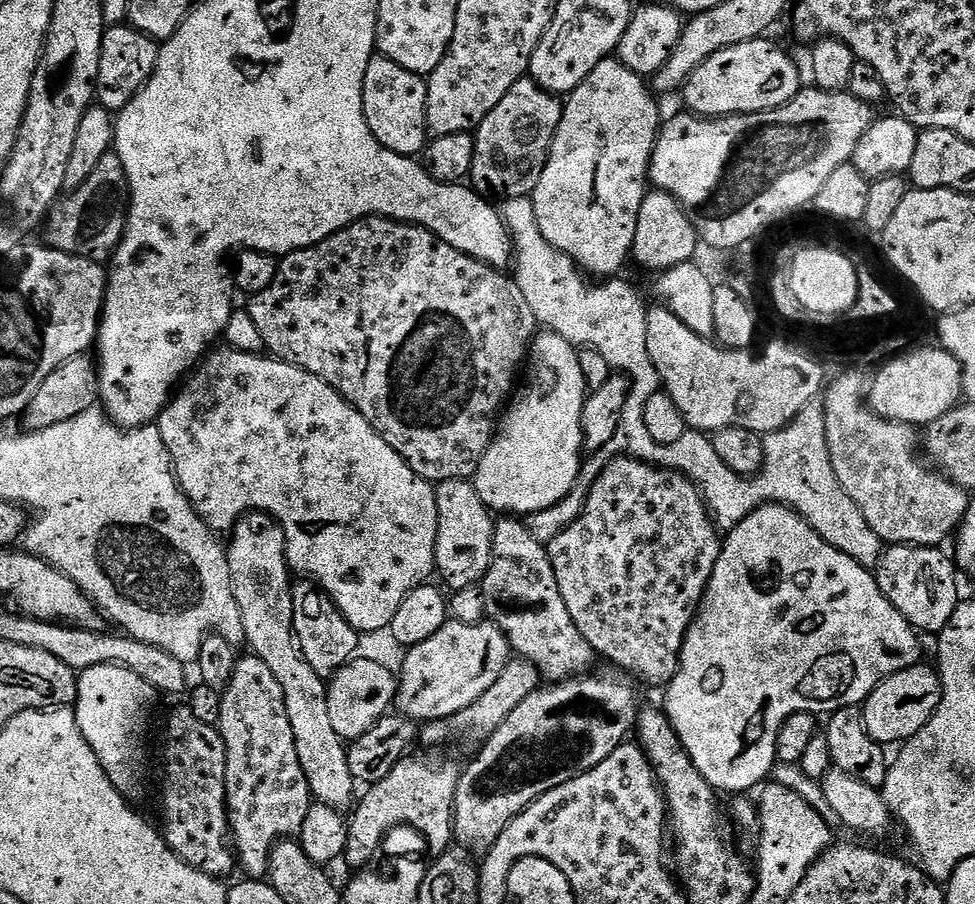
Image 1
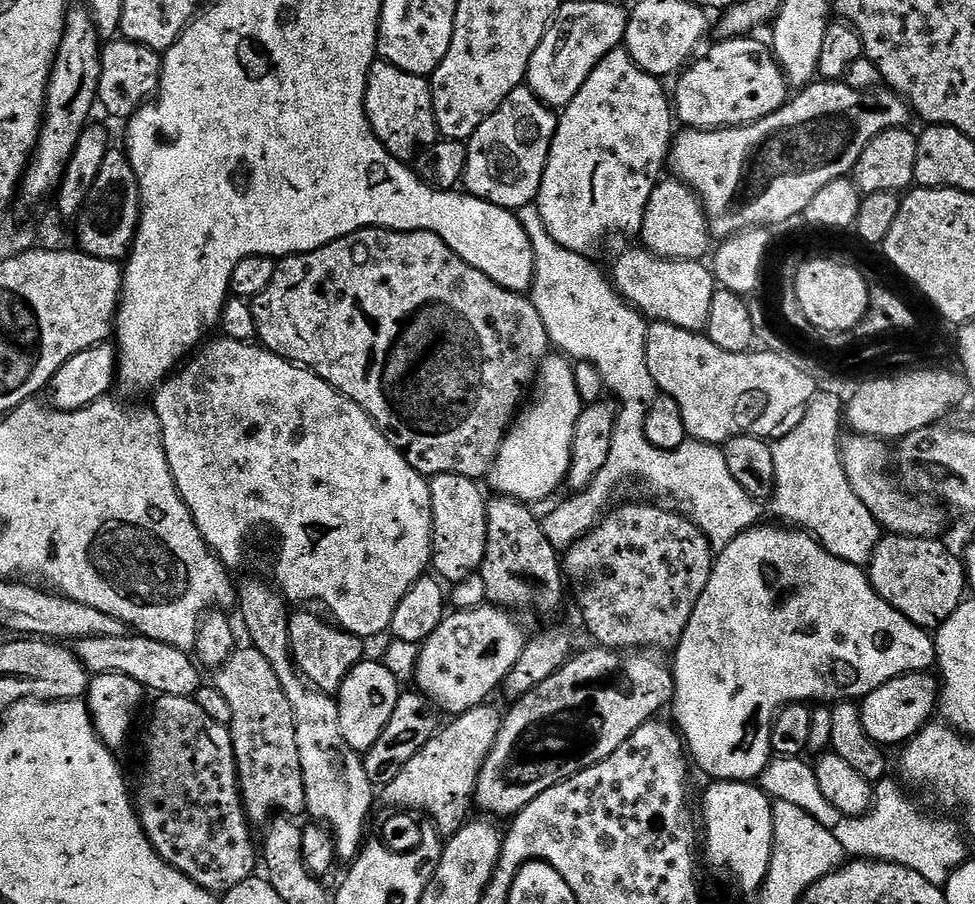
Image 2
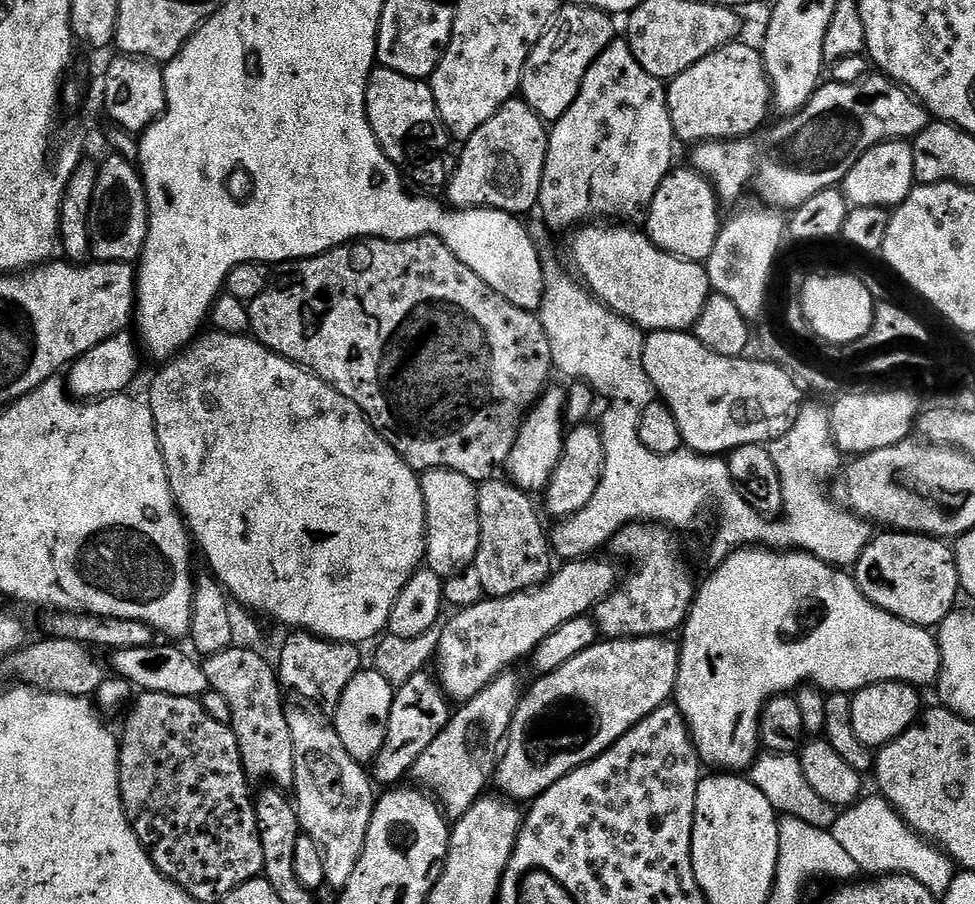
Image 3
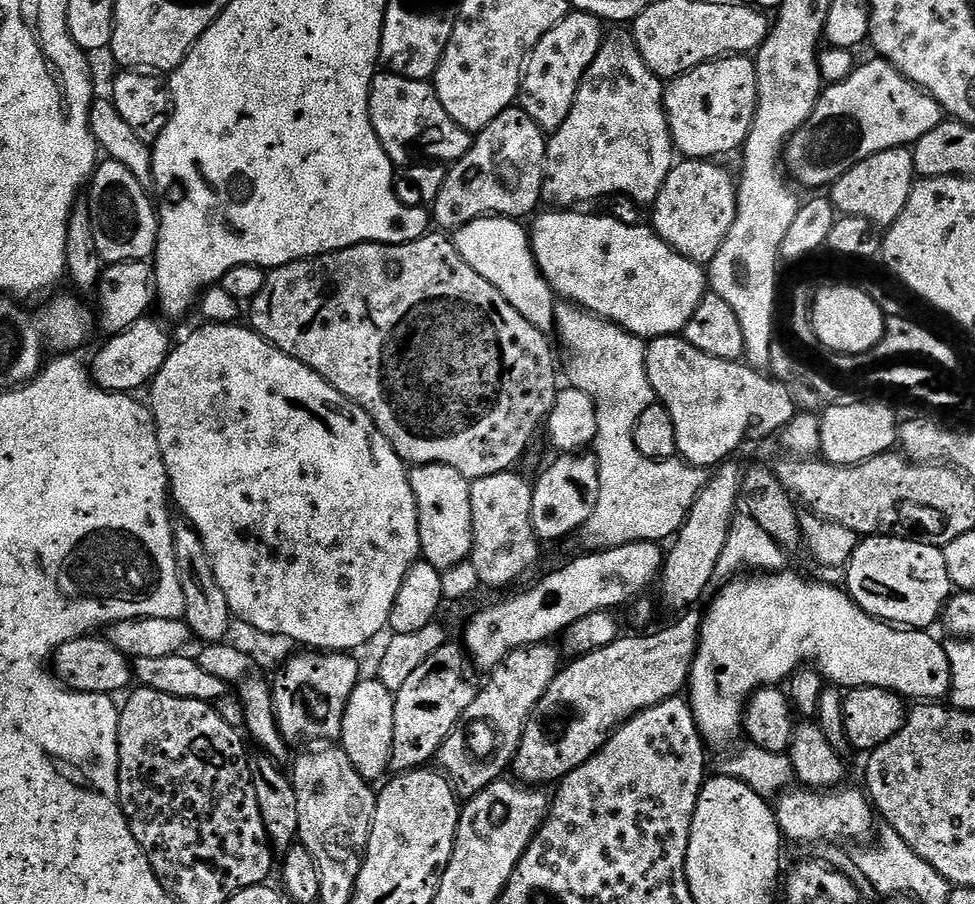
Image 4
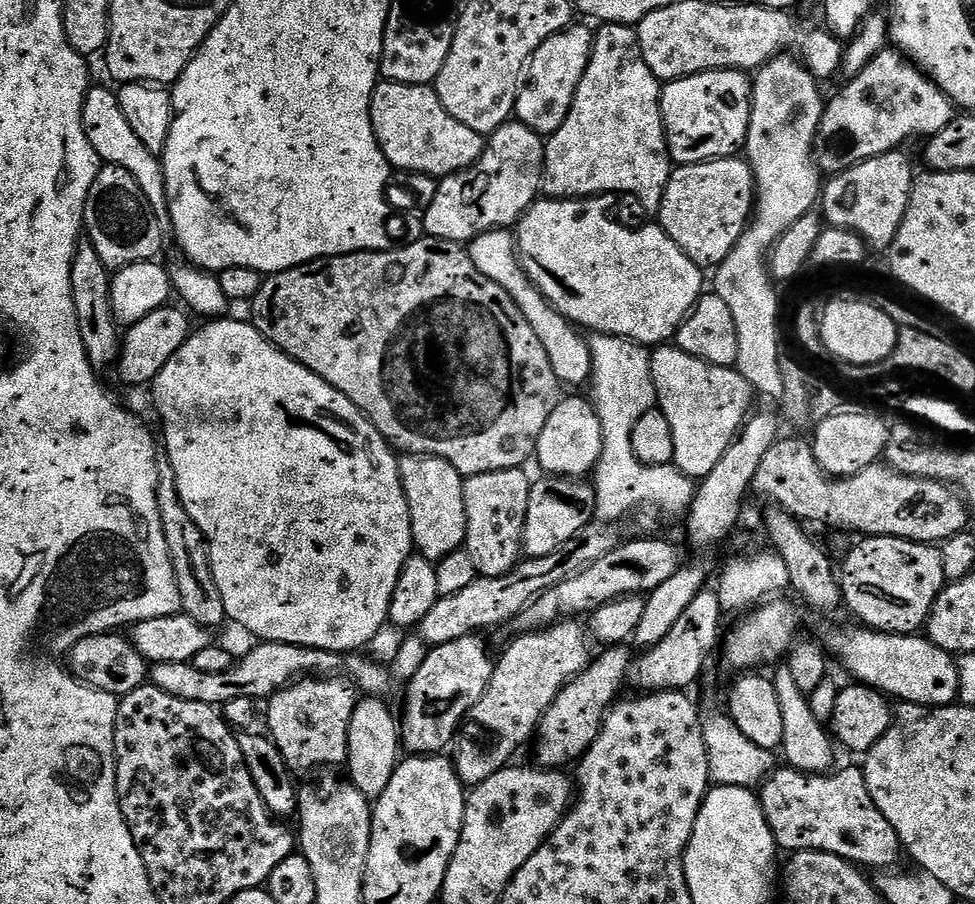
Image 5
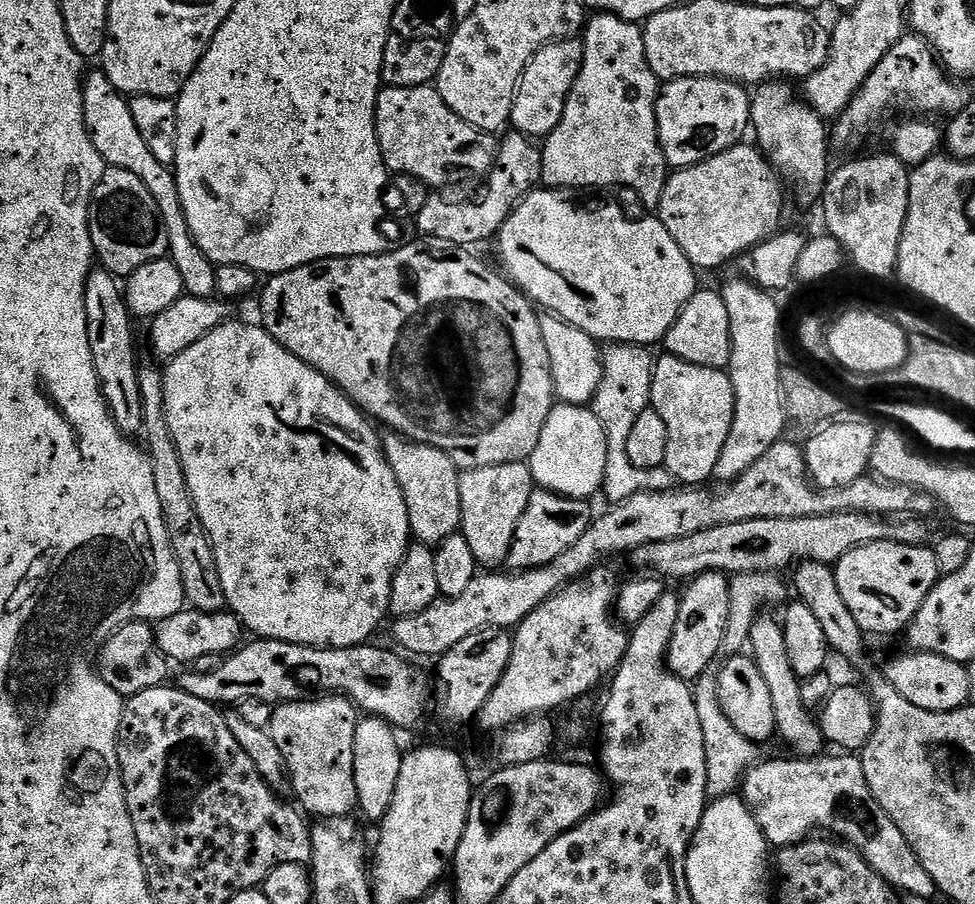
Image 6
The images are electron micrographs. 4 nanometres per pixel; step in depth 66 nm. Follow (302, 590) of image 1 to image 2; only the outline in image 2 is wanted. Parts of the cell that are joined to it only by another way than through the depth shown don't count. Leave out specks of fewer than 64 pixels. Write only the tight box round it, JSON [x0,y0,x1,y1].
[288,610,365,694]

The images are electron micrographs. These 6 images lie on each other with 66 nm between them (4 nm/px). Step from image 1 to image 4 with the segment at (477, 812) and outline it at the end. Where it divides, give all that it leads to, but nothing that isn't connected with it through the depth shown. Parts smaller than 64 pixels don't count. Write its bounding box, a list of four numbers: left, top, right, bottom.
[510,610,702,786]

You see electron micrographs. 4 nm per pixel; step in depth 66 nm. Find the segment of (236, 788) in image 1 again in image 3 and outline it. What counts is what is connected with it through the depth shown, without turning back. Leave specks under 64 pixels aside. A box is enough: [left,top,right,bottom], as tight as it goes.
[201,647,294,790]

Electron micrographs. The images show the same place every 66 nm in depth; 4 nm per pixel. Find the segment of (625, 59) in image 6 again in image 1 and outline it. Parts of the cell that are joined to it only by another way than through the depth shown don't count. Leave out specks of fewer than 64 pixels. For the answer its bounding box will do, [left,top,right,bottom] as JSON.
[530,58,662,277]

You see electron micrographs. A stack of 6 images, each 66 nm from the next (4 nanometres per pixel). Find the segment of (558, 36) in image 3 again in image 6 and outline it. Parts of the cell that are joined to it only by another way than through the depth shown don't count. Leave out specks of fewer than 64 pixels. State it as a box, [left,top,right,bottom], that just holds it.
[510,38,583,138]

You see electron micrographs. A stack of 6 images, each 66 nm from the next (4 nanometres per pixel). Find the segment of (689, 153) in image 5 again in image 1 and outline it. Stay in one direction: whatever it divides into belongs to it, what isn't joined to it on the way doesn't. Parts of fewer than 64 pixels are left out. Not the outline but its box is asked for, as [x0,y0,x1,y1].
[682,38,802,116]

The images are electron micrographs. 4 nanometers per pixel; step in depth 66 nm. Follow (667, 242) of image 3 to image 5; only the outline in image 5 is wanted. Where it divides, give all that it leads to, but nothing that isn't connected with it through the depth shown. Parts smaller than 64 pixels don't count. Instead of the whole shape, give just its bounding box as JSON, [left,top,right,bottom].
[658,158,756,266]

